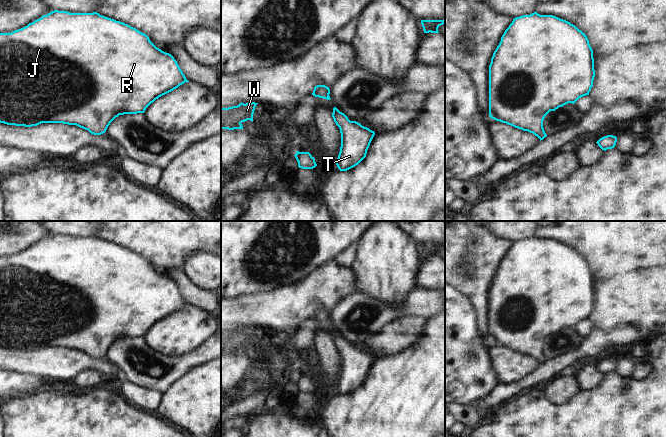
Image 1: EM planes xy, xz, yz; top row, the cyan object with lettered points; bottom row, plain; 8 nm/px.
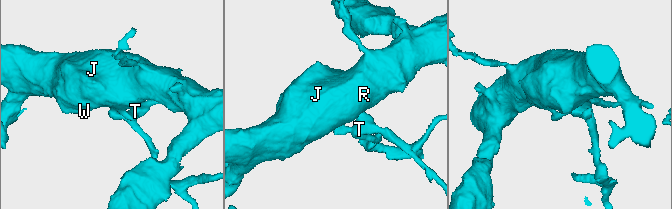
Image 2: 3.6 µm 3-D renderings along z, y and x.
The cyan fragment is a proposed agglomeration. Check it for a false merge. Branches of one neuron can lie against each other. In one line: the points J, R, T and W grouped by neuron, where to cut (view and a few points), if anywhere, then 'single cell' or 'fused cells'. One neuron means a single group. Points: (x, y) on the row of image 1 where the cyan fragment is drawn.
J R T W | no cut | single cell

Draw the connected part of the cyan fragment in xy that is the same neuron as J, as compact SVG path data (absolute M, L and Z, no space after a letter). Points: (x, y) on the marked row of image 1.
M54 10L21 29L11 33L0 33L0 123L7 125L32 127L41 123L63 123L76 125L94 135L101 135L119 115L144 113L146 108L156 99L185 82L189 81L174 57L157 48L146 34L128 24L102 16L97 12L70 13Z

